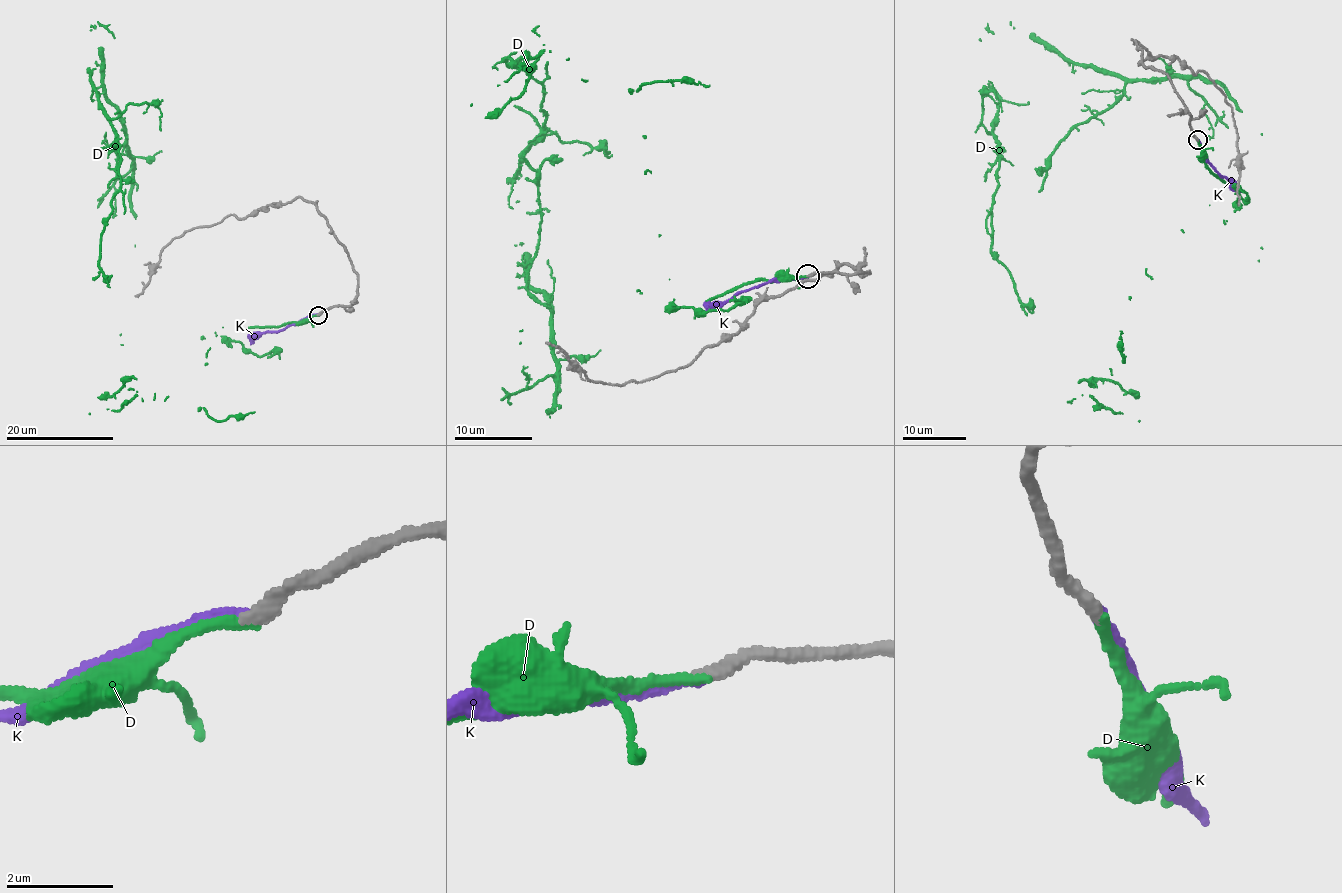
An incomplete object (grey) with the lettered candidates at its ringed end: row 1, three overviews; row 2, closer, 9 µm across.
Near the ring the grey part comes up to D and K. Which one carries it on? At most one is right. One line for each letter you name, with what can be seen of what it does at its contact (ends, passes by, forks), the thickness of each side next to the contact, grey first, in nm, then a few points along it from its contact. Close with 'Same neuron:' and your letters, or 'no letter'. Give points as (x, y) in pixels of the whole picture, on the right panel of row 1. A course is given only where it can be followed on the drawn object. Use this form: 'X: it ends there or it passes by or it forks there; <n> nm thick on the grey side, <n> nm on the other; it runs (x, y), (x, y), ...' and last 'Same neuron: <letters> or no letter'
D: it ends there; 240 nm thick on the grey side, 190 nm on the other; it runs (1198, 140), (1238, 207), (1131, 297), (1026, 315), (991, 250), (998, 160), (1202, 76), (1261, 133), (1258, 260)
Same neuron: D

